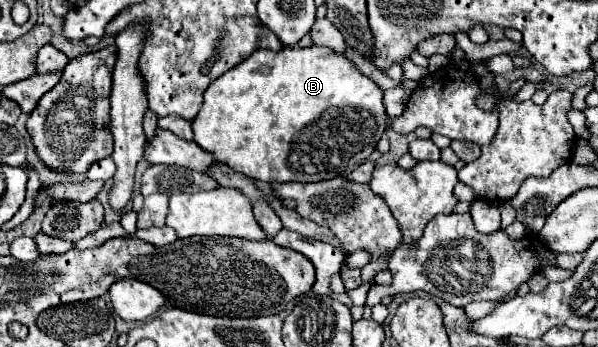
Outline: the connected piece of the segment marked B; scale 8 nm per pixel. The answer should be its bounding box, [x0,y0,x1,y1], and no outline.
[193,45,389,181]

